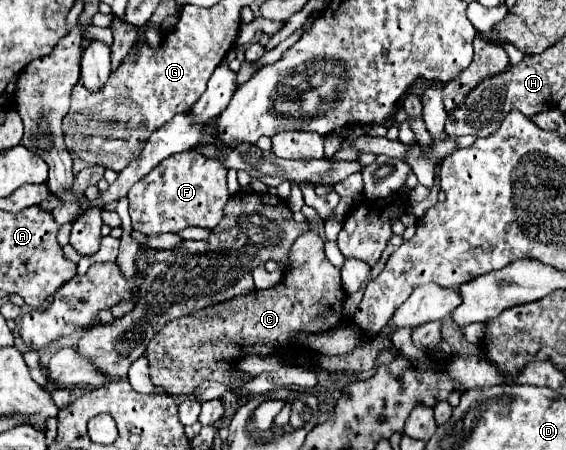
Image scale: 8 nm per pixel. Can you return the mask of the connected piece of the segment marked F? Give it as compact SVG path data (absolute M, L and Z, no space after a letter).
M196 150L168 156L168 160L162 160L148 176L130 188L132 228L144 236L180 232L188 226L216 228L224 216L224 204L230 198L226 172L228 170L218 160L206 160Z

